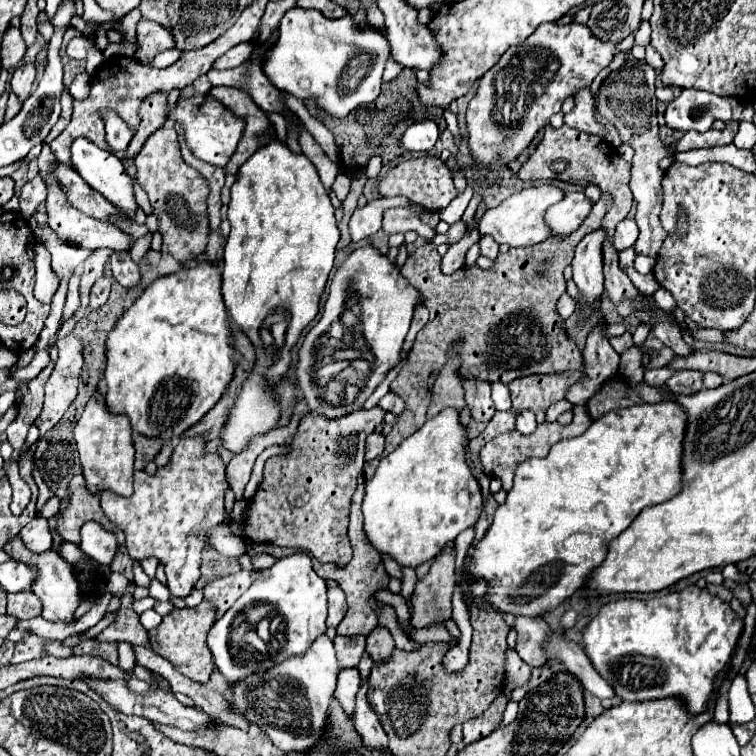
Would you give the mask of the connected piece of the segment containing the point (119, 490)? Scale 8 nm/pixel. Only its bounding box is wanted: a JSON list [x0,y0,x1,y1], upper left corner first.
[74,393,134,497]

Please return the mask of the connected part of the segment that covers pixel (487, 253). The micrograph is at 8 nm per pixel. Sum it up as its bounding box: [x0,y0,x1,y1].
[478,237,498,259]

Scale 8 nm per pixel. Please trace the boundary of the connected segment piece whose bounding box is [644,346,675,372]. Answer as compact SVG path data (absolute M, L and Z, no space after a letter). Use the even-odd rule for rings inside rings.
M664 346L660 352L659 356L655 359L652 359L650 363L644 367L644 372L648 371L648 369L655 369L661 368L666 366L673 358L674 358L673 351L669 348Z

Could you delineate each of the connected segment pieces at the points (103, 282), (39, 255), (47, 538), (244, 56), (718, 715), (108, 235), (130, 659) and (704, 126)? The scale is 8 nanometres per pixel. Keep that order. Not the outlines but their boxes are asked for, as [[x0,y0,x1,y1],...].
[[90,277,110,309],[34,245,58,303],[20,519,52,553],[212,41,255,70],[714,693,730,723],[38,143,134,251],[118,642,136,672],[664,89,754,131]]

